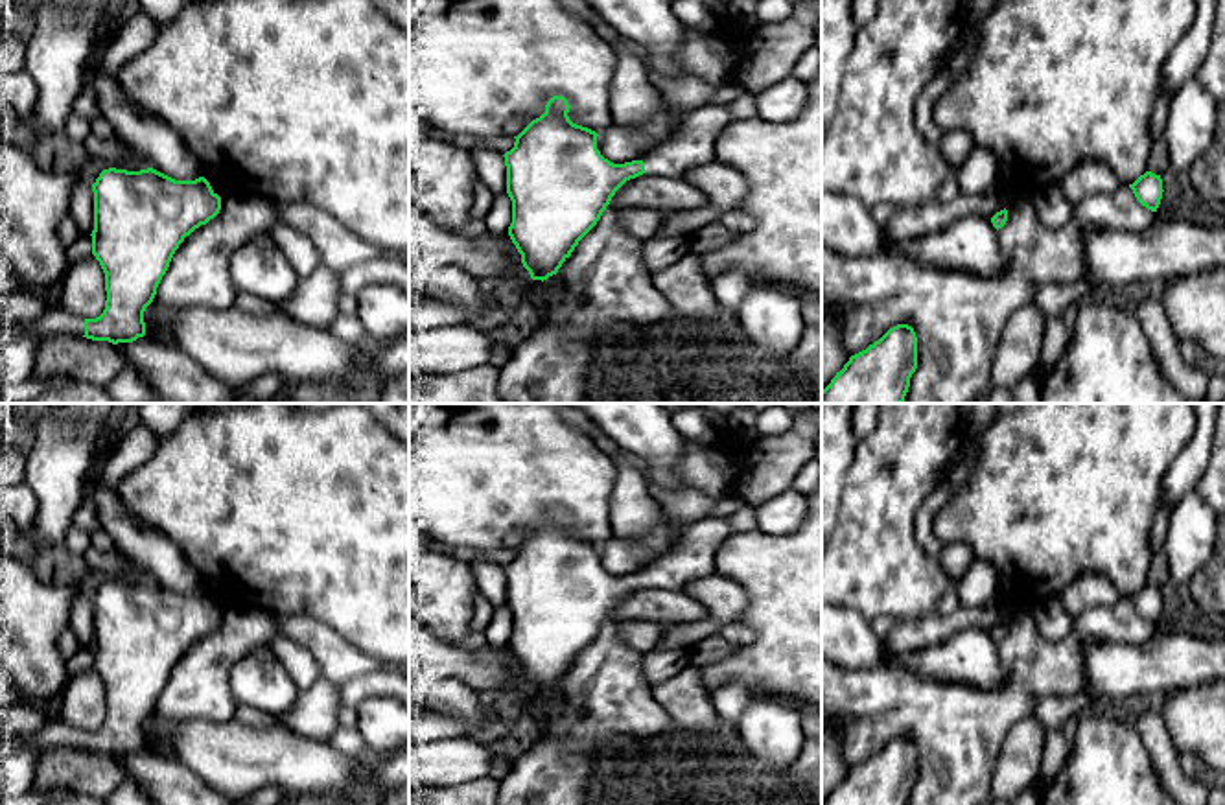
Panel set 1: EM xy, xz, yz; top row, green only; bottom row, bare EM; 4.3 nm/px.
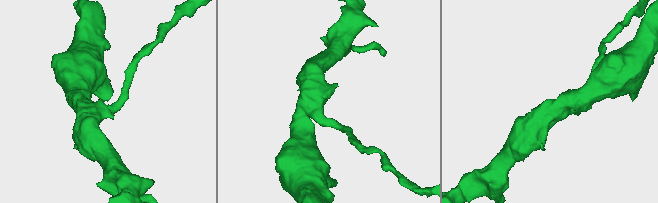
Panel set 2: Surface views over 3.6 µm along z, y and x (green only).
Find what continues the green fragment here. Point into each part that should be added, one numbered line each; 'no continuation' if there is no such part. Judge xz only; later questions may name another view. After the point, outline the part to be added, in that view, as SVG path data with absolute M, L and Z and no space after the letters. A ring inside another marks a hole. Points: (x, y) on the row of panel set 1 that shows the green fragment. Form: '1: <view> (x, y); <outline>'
1: xz (691, 146); M702 105L685 114L678 133L643 158L647 173L685 179L693 168L715 162L713 144L731 122L726 105Z

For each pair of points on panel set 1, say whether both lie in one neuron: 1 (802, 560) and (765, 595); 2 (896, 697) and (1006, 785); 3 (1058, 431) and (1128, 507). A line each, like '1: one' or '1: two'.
1: one
2: two
3: one

